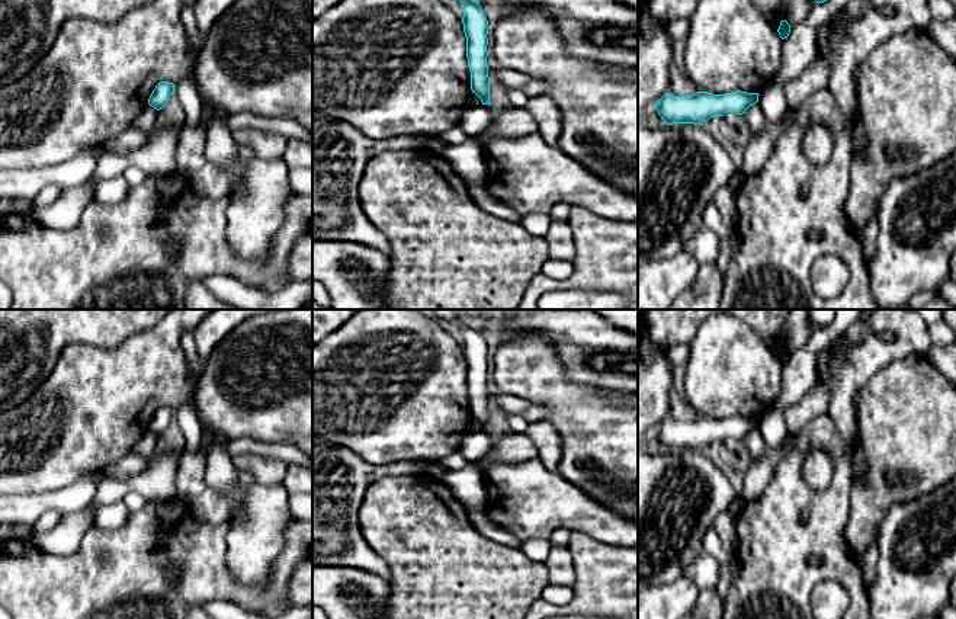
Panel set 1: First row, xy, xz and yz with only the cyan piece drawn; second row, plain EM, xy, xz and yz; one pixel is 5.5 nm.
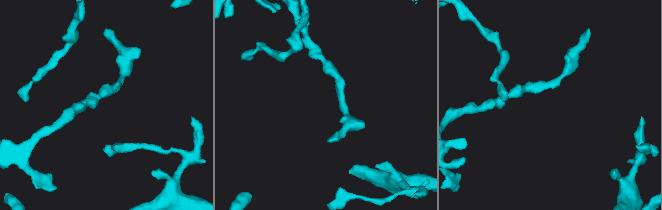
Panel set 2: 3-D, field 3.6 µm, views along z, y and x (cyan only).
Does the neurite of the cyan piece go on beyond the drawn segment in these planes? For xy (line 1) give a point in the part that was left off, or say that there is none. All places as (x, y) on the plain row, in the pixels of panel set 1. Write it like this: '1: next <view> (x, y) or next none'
1: next none

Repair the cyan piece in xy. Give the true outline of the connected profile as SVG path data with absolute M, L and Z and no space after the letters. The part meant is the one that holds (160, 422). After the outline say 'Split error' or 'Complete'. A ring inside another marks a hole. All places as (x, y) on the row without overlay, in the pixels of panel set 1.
M160 407L155 414L153 416L148 430L153 432L154 434L160 436L163 434L169 426L170 421L174 417L174 410L170 407Z. Complete

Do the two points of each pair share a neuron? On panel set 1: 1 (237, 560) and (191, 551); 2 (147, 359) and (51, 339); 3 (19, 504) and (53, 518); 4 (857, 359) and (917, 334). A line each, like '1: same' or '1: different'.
1: different
2: different
3: different
4: same

